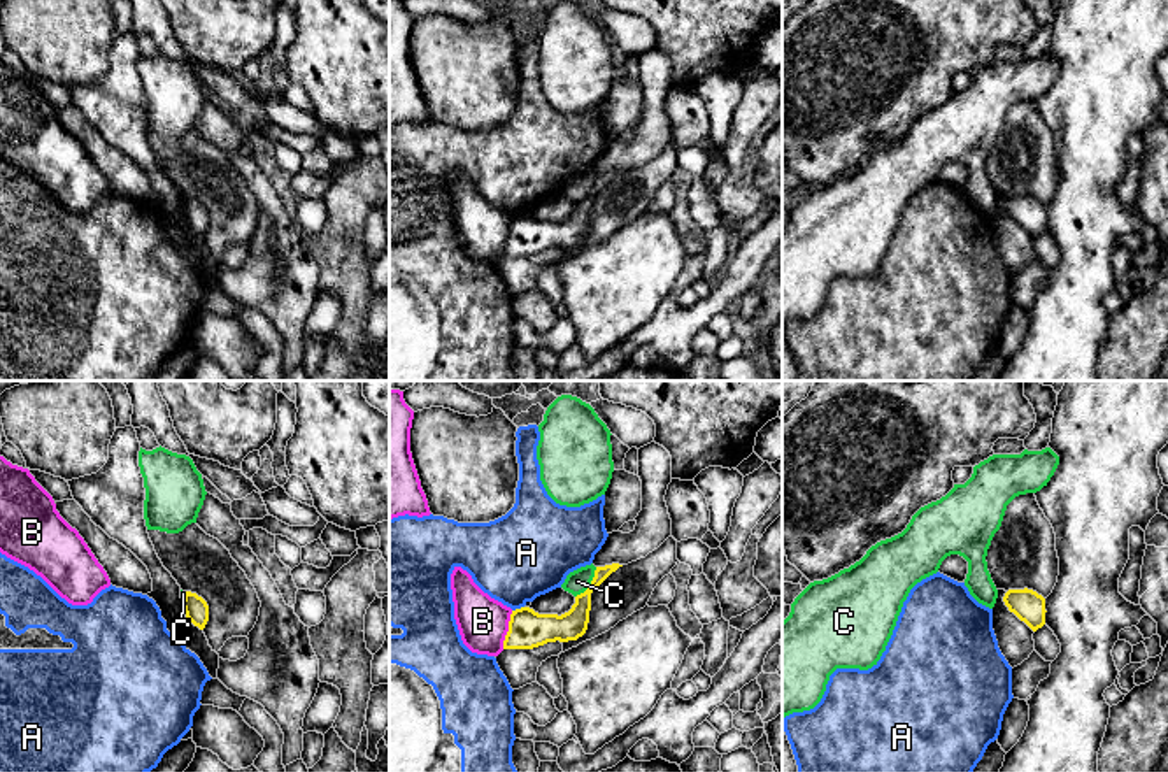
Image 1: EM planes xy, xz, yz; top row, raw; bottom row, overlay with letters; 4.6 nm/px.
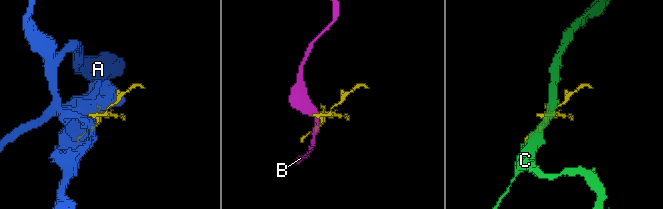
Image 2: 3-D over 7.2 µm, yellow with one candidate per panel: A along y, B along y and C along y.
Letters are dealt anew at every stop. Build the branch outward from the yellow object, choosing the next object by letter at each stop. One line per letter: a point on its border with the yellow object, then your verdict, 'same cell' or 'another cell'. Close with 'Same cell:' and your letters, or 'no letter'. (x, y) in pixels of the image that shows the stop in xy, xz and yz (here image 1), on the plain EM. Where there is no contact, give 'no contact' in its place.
A: meets yellow in xz at (518, 216); another cell
B: meets yellow in xz at (509, 237); another cell
C: meets yellow in xz at (591, 190); another cell
Same cell: no letter

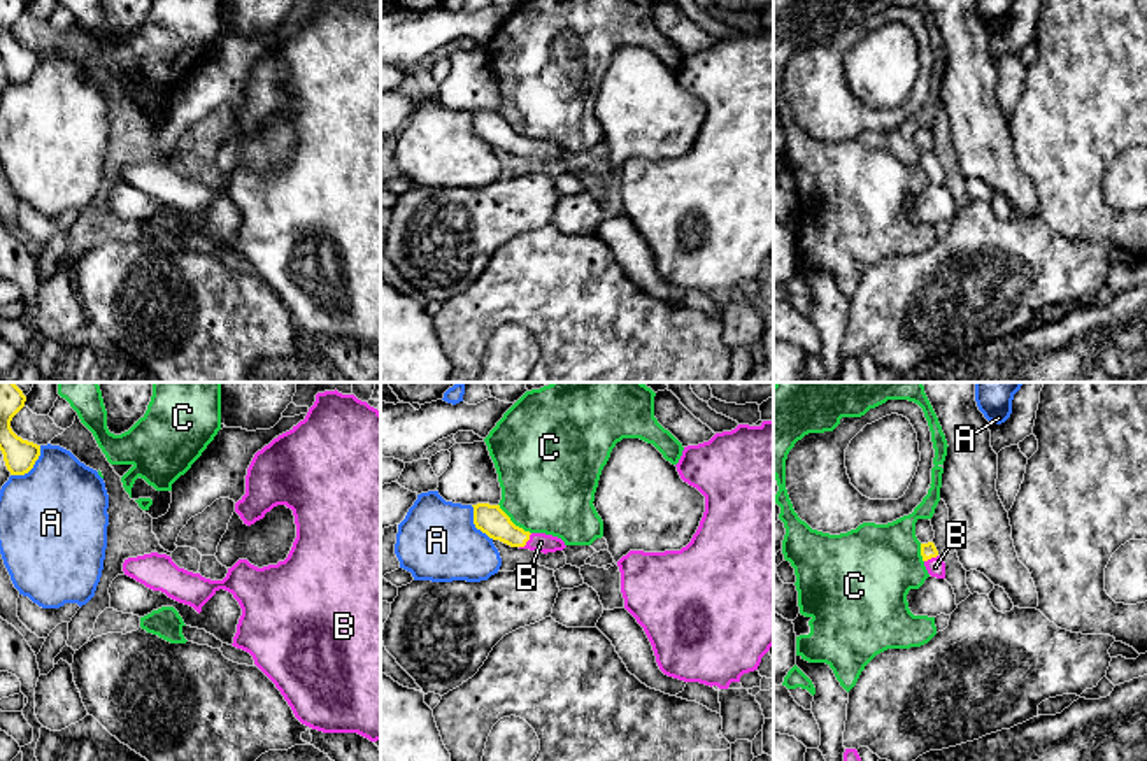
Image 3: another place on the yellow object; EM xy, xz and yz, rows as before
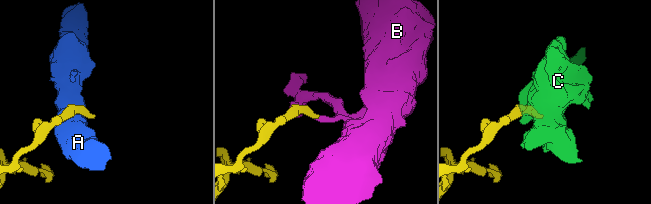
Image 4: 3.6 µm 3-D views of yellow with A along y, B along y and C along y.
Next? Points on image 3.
A: meets yellow in xy at (32, 74); another cell
B: meets yellow in xz at (527, 148); same cell
C: meets yellow in xz at (511, 128); another cell
Same cell: B

